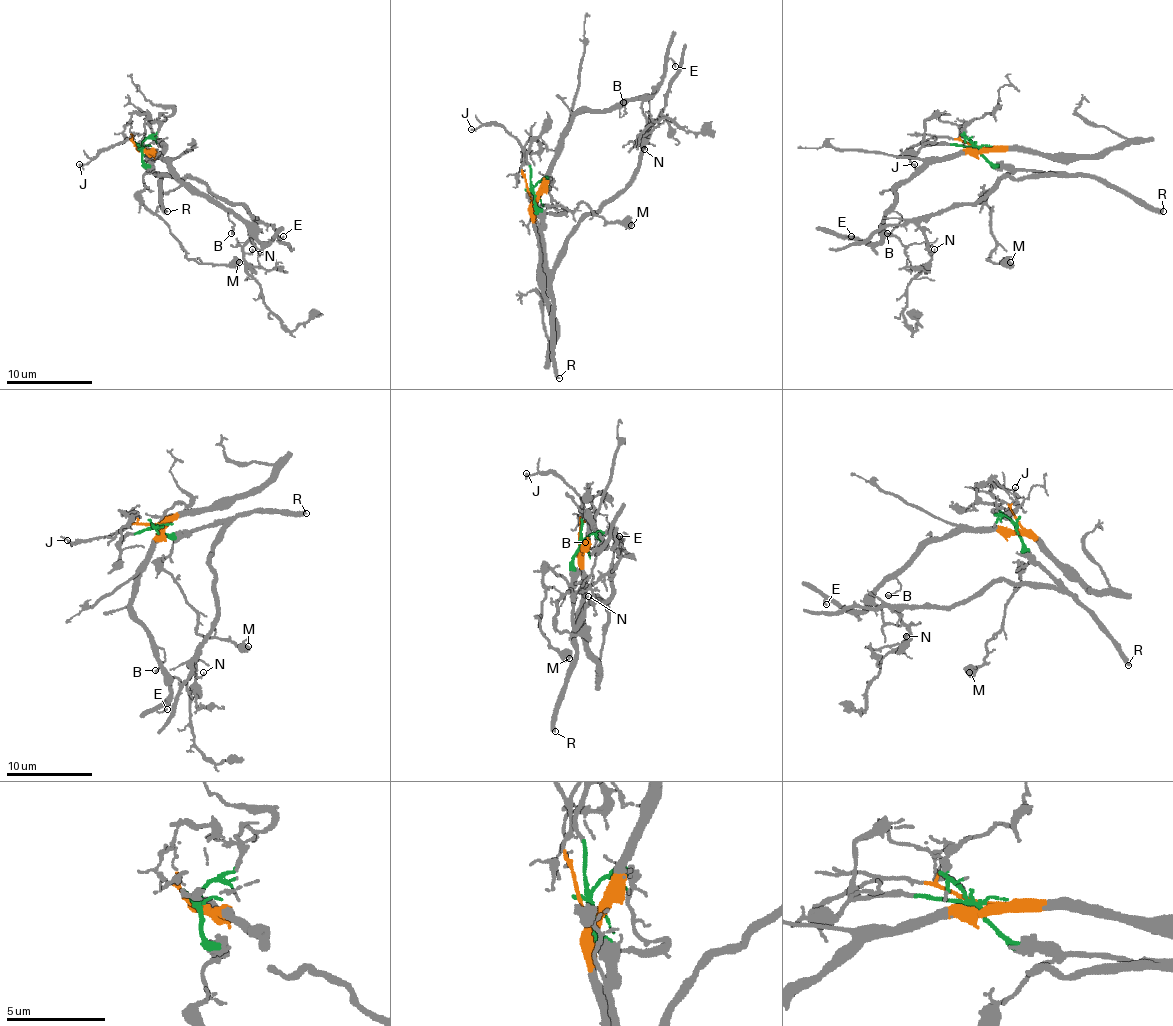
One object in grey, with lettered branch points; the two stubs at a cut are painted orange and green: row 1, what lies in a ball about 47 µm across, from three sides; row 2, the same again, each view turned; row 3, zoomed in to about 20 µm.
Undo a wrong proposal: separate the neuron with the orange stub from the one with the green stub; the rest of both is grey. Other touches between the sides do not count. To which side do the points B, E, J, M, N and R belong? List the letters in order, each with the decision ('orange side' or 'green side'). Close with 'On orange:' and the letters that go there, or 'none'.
B: orange side
E: orange side
J: orange side
M: green side
N: green side
R: green side
On orange: B, E, J

